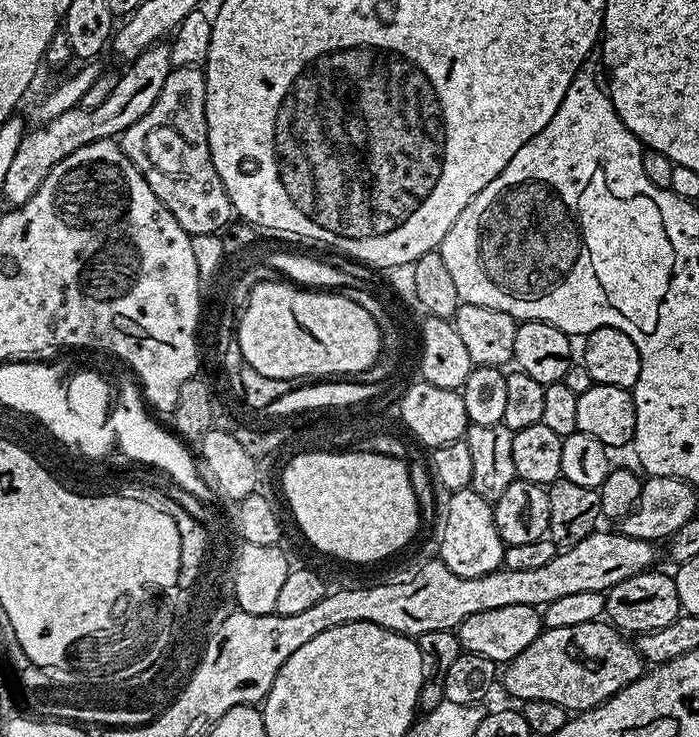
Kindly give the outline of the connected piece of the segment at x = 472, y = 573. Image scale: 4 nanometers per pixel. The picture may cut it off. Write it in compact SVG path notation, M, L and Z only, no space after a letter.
M471 486L451 493L447 499L448 505L444 508L444 525L440 528L440 553L438 553L440 563L454 570L454 574L458 574L461 578L478 578L482 574L499 572L504 563L506 545L498 534L498 526L494 522L493 505L486 498L482 498L482 494L474 494Z

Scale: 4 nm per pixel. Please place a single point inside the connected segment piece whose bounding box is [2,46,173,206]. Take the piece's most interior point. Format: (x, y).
(136, 89)

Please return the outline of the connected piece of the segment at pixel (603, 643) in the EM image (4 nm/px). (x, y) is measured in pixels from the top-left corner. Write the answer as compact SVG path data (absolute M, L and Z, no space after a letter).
M603 619L582 622L582 626L544 628L522 654L508 661L502 683L513 701L558 702L569 713L579 714L605 704L618 690L644 675L646 670L638 670L639 656L635 643Z

